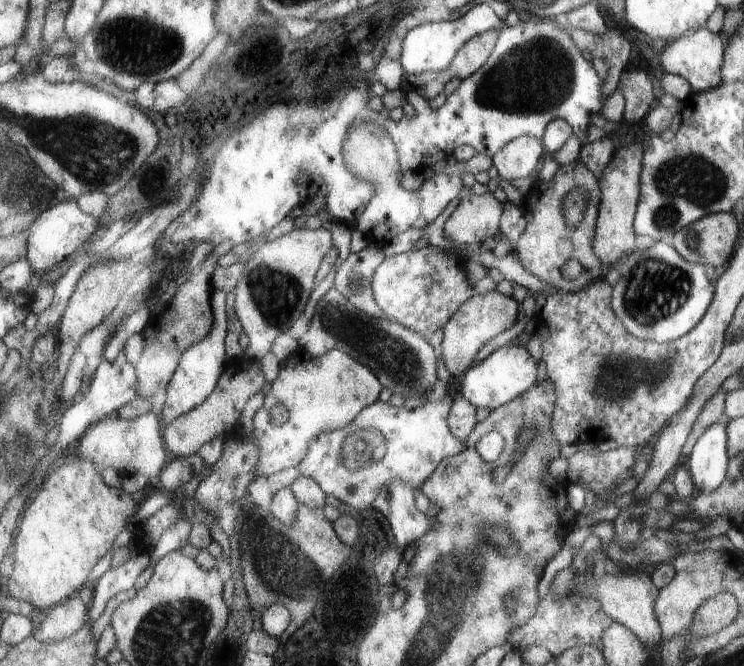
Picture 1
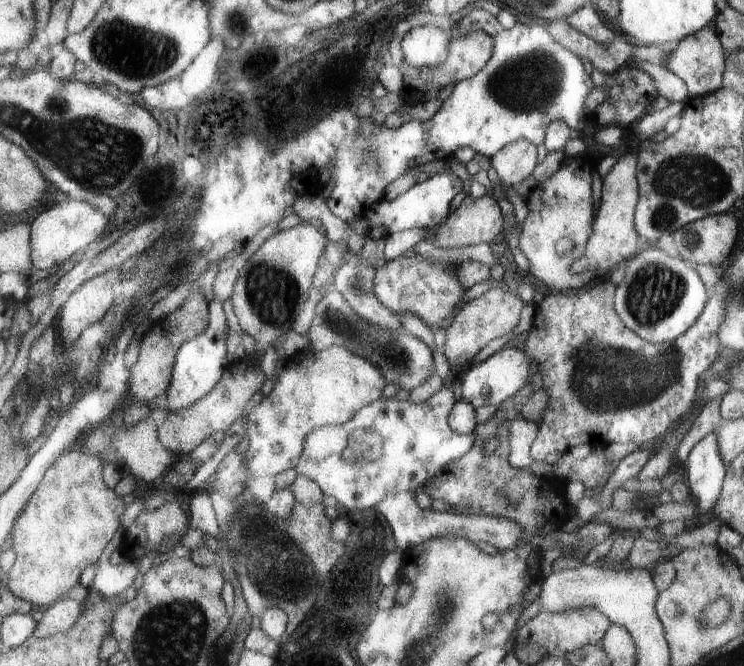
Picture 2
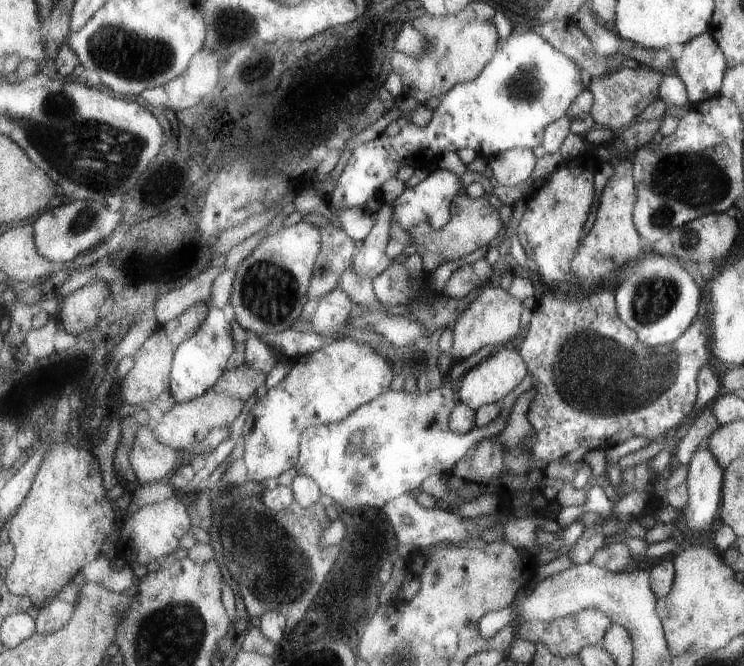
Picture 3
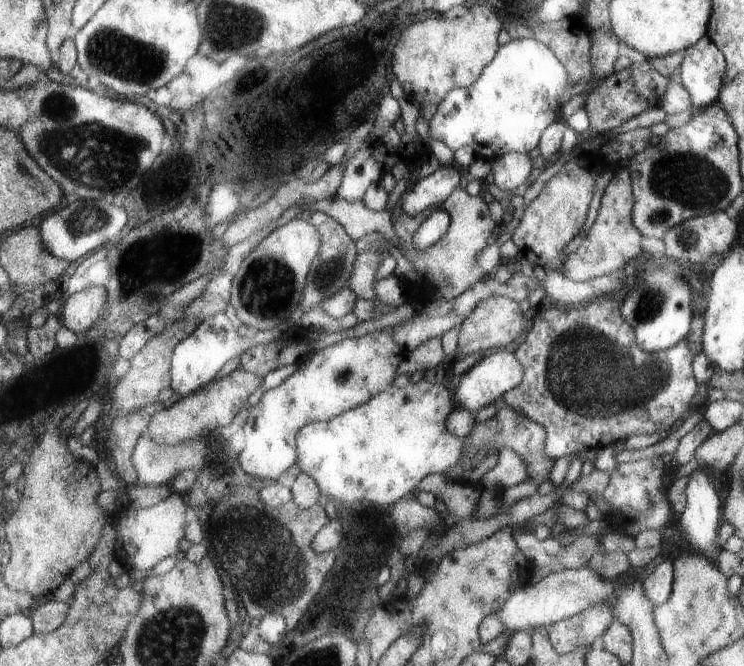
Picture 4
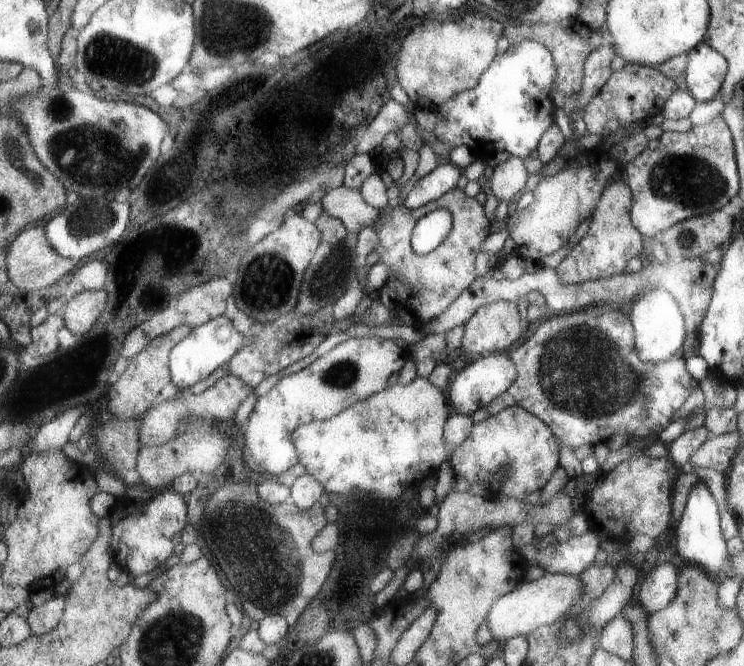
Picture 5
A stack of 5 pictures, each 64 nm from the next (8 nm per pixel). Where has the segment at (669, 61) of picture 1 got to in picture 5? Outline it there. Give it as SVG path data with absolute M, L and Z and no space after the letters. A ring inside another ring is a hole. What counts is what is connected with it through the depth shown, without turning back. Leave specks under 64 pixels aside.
M703 44L689 50L687 54L689 64L685 70L683 88L689 90L697 104L705 104L713 100L721 90L727 74L727 60L719 52Z

